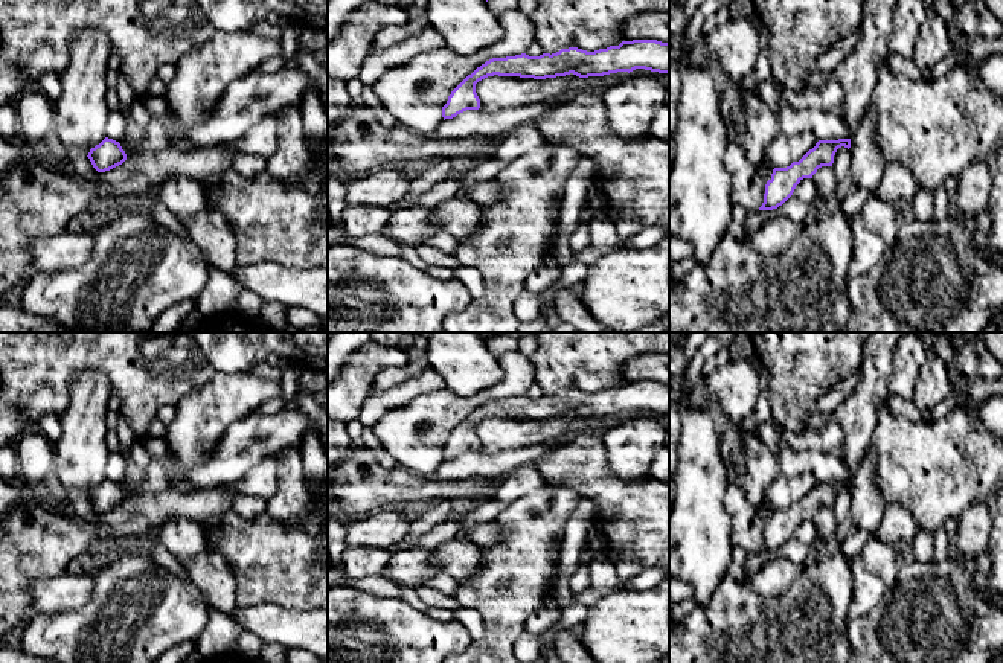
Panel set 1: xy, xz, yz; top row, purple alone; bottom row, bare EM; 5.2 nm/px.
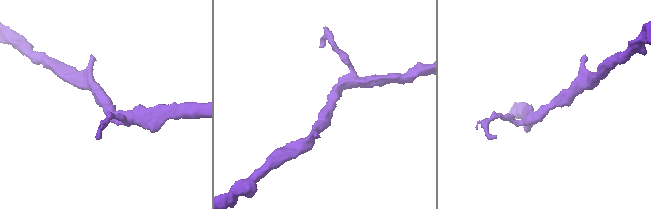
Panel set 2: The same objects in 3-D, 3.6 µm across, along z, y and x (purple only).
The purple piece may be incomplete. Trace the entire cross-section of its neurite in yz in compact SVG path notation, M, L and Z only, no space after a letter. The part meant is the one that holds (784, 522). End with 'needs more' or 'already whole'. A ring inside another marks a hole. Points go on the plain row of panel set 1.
M851 480L819 482L799 503L787 509L774 509L765 526L764 544L759 552L773 552L782 547L803 520L812 520L822 508L832 508L838 489L851 489Z; already whole

